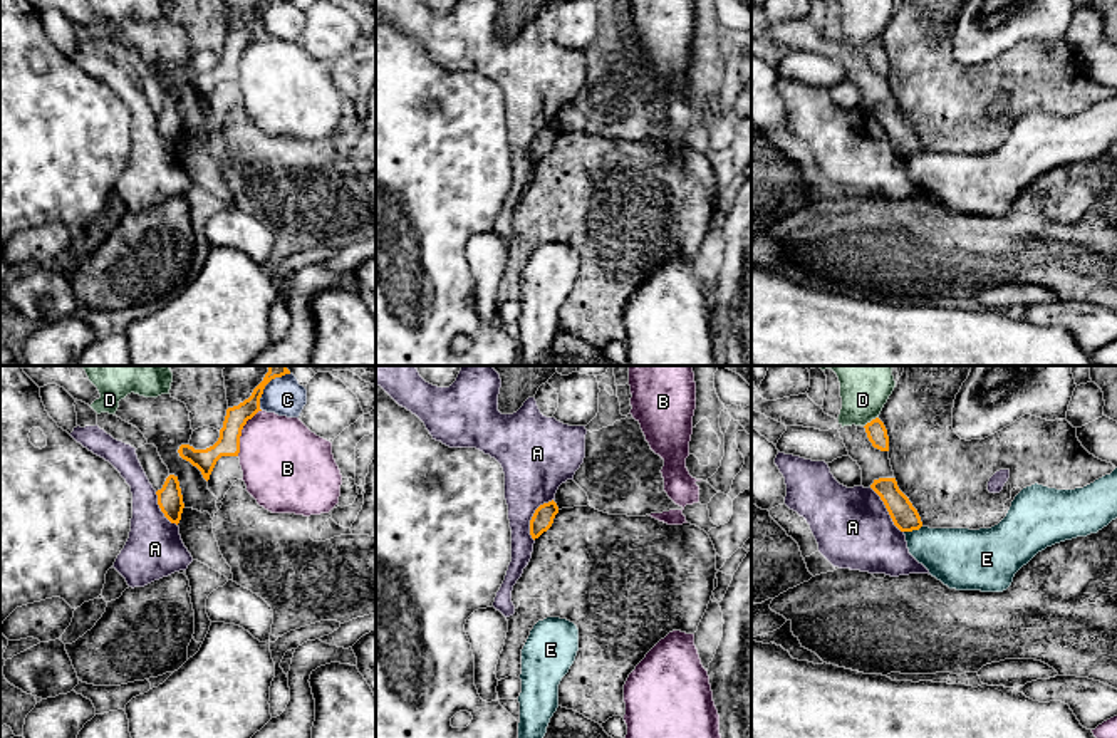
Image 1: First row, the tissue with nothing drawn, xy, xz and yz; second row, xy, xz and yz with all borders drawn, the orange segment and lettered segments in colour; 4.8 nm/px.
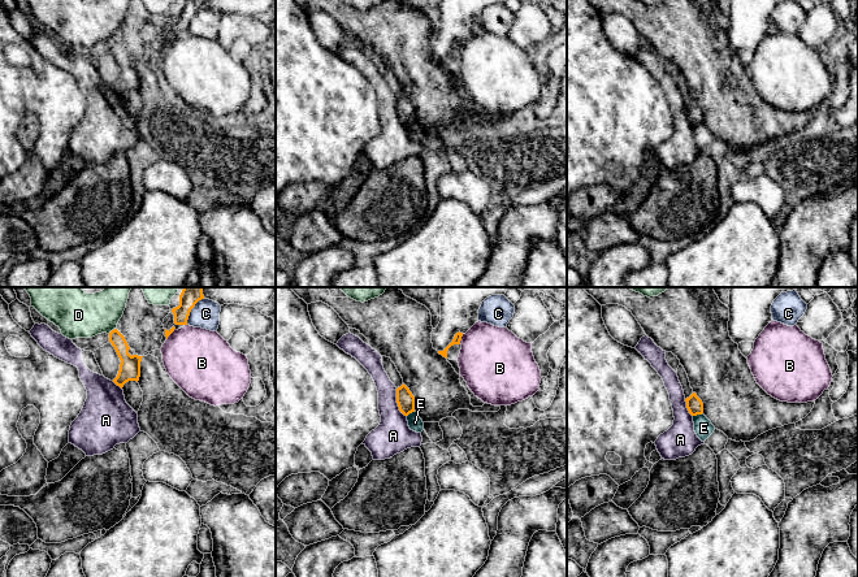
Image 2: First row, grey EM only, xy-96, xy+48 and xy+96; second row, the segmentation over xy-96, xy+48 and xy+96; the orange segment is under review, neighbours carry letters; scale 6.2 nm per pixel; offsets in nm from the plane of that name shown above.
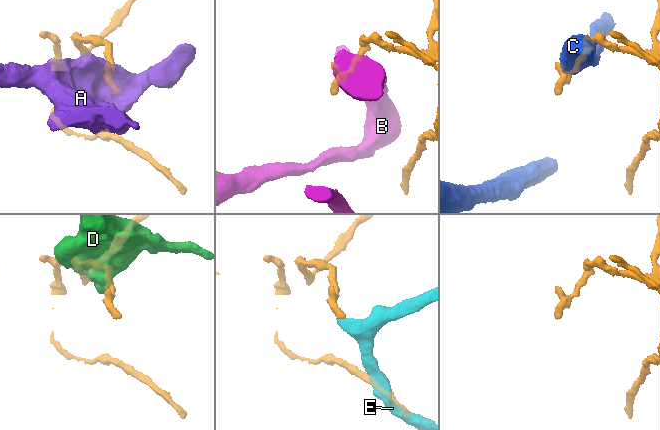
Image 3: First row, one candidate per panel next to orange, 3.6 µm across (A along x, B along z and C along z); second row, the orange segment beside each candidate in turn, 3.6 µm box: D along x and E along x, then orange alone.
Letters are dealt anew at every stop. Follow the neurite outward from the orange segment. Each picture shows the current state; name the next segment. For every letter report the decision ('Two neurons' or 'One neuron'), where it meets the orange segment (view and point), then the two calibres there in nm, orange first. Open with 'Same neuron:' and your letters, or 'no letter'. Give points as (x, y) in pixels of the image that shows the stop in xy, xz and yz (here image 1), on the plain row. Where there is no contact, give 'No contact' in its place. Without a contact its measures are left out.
Same neuron: no letter
A: Two neurons. Touches orange at xz (532, 141). Thickness 100 nm (orange) against 300 nm
B: Two neurons. Touches orange at xy (240, 56). Thickness 110 nm (orange) against 400 nm
C: Two neurons. Touches orange at xy (264, 12). Thickness 110 nm (orange) against 190 nm
D: Two neurons. Touches orange at yz (872, 44). Thickness 100 nm (orange) against 200 nm
E: Two neurons. Touches orange at yz (913, 153). Thickness 120 nm (orange) against 280 nm

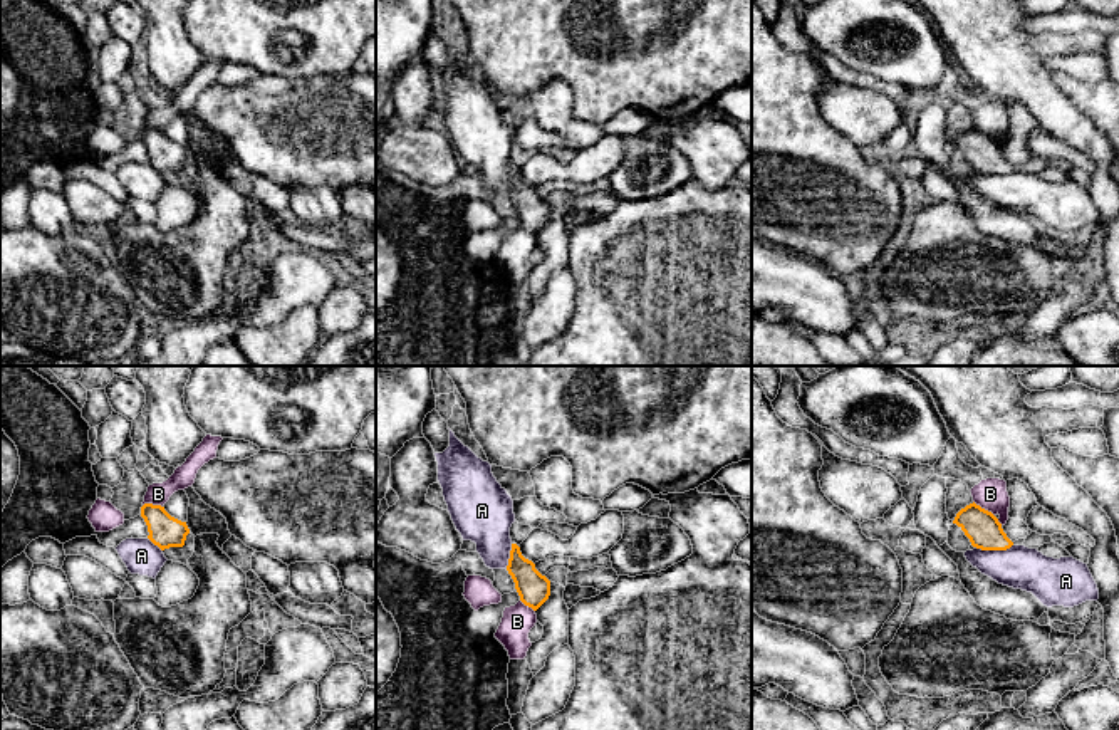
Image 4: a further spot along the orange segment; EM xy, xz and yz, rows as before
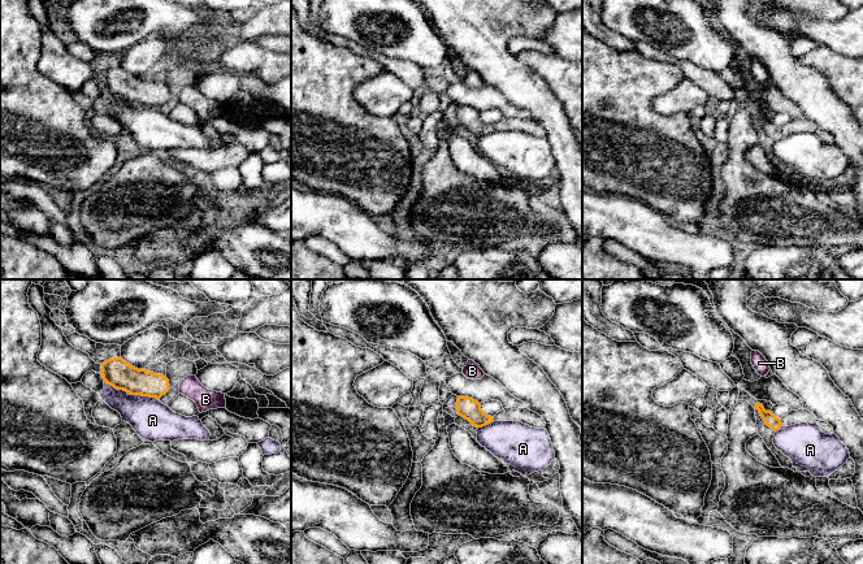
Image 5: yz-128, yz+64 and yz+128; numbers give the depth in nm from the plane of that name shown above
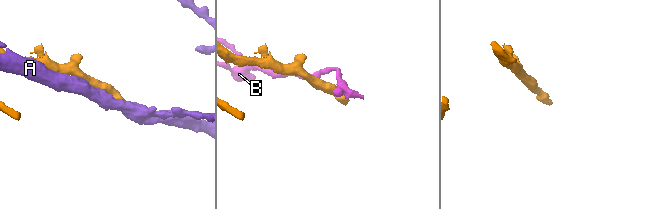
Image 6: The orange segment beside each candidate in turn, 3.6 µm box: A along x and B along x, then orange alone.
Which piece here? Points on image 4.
Same neuron: no letter
A: Two neurons. Touches orange at yz (994, 173). Thickness 170 nm (orange) against 200 nm
B: Two neurons. Touches orange at yz (983, 133). Thickness 170 nm (orange) against 150 nm

